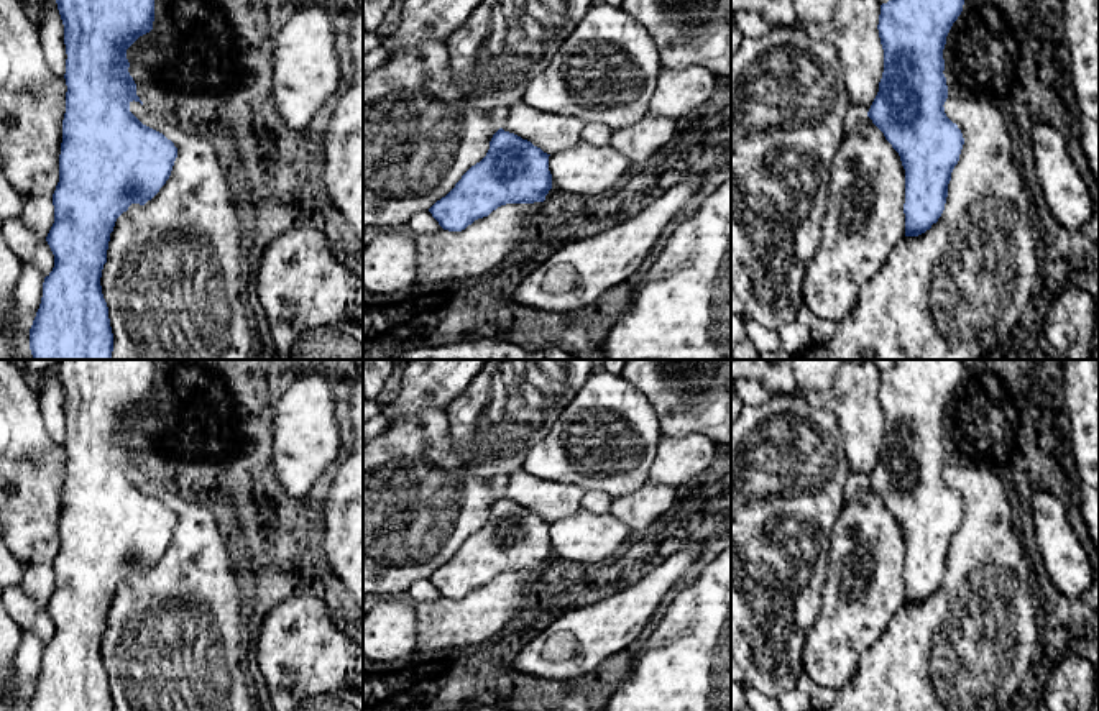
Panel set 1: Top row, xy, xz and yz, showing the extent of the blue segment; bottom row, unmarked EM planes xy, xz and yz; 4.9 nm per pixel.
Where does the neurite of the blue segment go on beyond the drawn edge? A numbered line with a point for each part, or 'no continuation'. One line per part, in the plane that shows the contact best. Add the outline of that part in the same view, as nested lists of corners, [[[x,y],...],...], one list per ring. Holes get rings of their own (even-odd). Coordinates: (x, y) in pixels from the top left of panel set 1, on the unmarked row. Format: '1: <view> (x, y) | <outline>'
no continuation

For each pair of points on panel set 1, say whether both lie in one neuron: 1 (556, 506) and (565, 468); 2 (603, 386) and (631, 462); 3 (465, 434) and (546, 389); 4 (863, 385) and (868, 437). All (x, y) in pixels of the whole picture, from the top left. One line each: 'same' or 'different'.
1: different
2: same
3: same
4: same

